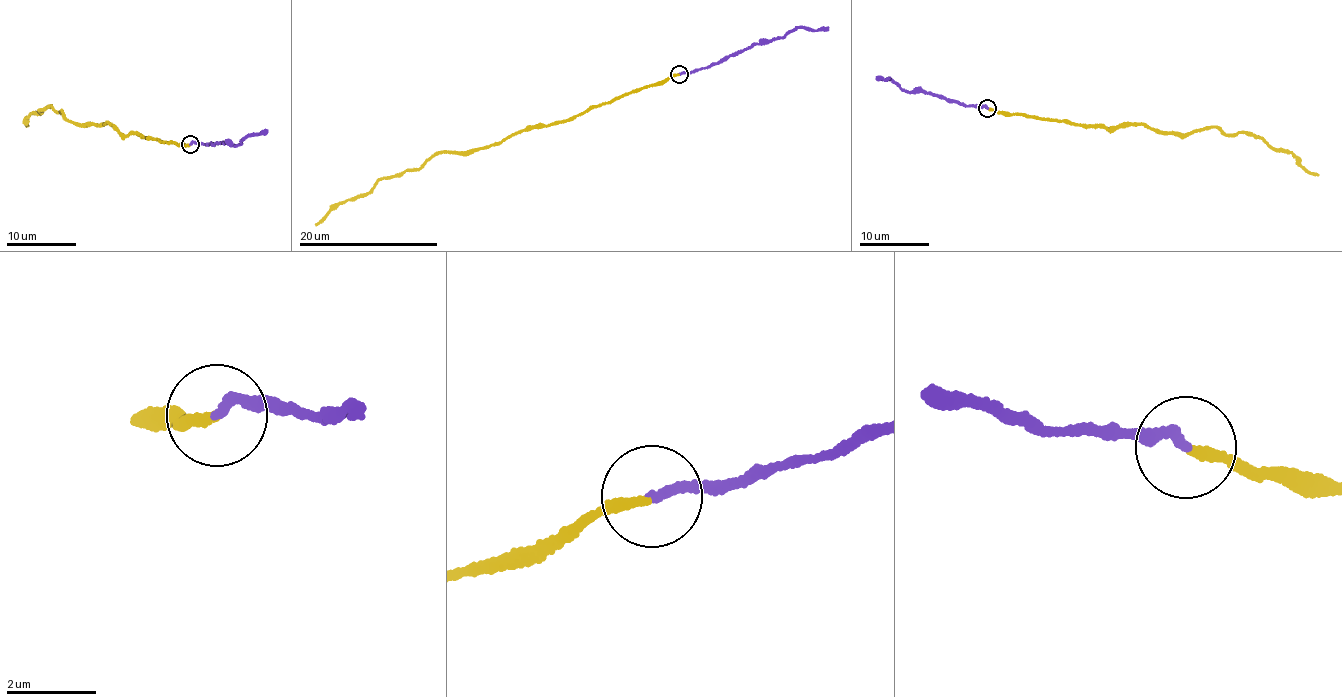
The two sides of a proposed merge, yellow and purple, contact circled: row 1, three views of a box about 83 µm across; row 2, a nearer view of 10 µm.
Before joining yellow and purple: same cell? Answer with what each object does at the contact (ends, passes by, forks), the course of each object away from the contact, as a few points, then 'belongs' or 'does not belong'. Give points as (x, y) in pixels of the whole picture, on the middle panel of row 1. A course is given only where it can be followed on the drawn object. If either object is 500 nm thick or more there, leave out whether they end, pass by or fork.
yellow ends | purple ends | yellow via (679, 73), (563, 121), (529, 125), (487, 148), (440, 151), (417, 169), (392, 175), (338, 205), (315, 225) | purple via (679, 73), (707, 68), (755, 44), (769, 43), (797, 28), (815, 31), (828, 28) | belongs

